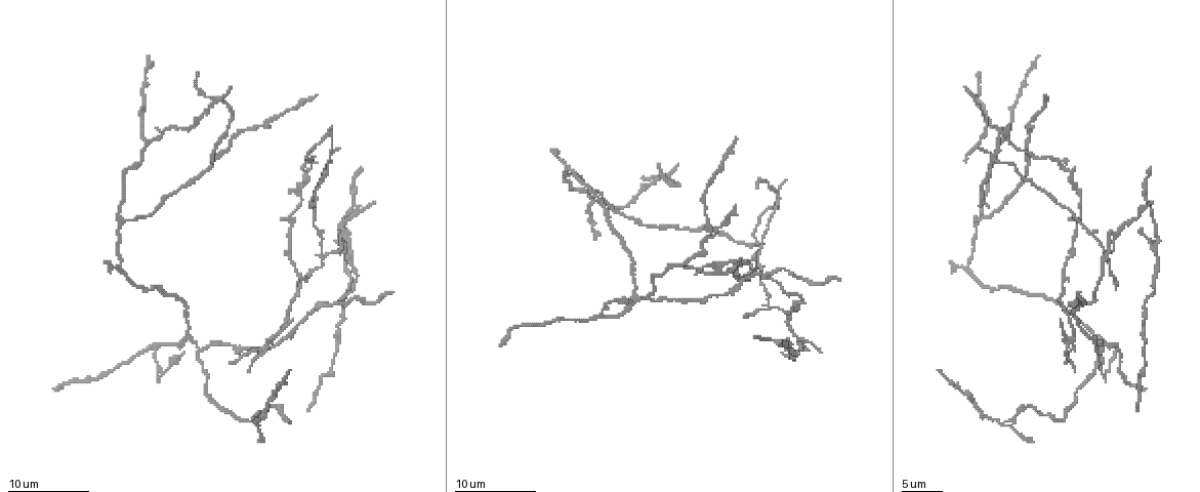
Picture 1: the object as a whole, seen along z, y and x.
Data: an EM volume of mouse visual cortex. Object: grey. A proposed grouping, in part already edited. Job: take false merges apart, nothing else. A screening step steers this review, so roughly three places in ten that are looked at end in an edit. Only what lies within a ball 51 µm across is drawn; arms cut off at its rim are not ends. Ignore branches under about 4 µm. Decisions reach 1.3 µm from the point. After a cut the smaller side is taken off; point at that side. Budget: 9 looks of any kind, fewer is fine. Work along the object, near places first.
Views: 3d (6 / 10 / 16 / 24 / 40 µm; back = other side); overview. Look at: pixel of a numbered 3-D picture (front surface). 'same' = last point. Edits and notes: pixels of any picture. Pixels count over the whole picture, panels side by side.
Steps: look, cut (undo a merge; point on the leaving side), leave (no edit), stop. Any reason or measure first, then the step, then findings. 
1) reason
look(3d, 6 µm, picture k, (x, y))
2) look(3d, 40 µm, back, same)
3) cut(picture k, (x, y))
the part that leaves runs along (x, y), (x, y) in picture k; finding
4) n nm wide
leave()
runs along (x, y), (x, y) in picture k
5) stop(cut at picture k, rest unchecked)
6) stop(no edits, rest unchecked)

arms part here
look(3d, 6 µm, picture 1, (147, 142))

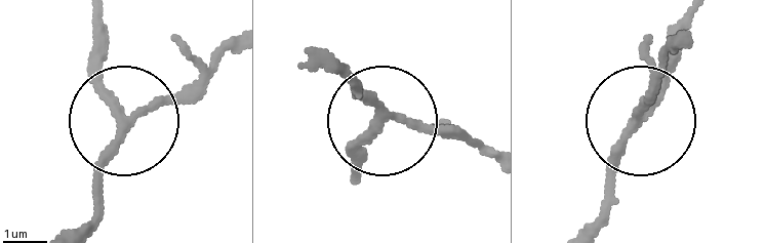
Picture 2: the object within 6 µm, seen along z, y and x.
190 nm wide
leave()
runs along (81, 227), (96, 161), (118, 127), (96, 32) in picture 2; continuous, no second neuron

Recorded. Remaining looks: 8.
arms part here
look(3d, 10 µm, picture 1, (634, 295))

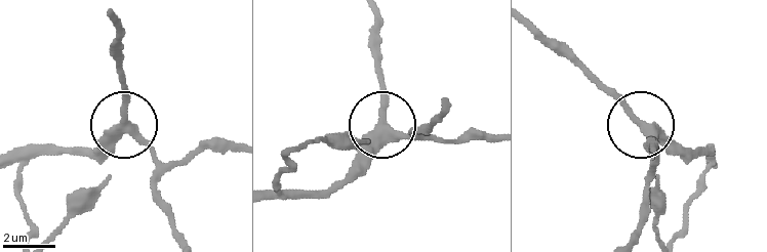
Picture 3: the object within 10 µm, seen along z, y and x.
side arm 21 µm
leave()
runs along (231, 153), (204, 145), (165, 162), (125, 126), (94, 157) in picture 3; all the same neuron

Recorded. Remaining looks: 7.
look(3d, 16 µm, picture 1, (154, 351))

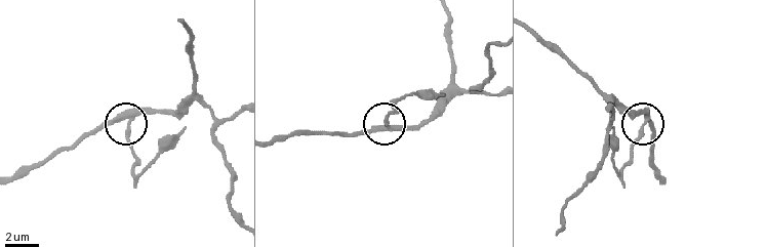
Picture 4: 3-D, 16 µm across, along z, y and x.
look(3d, 16 µm, back, picture 4, (642, 128))

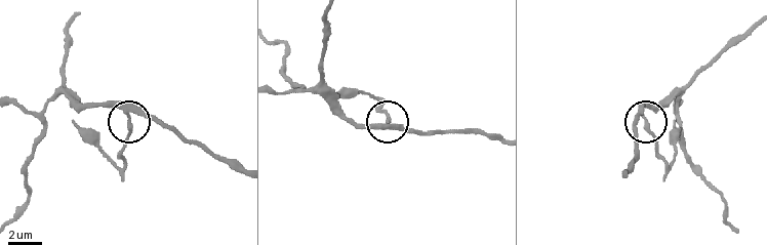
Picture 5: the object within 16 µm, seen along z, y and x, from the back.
side arm 8 µm
leave()
one neuron here

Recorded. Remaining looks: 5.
look(3d, 10 µm, picture 1, (775, 280))

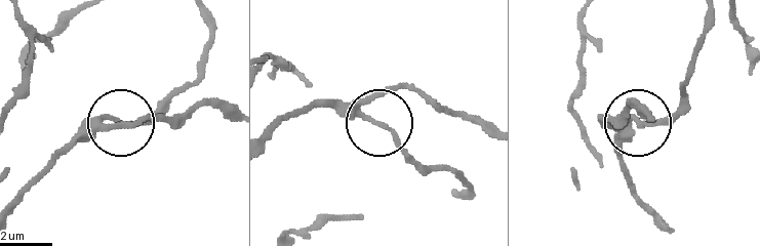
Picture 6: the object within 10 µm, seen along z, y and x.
look(3d, 10 µm, back, picture 6, (379, 121))

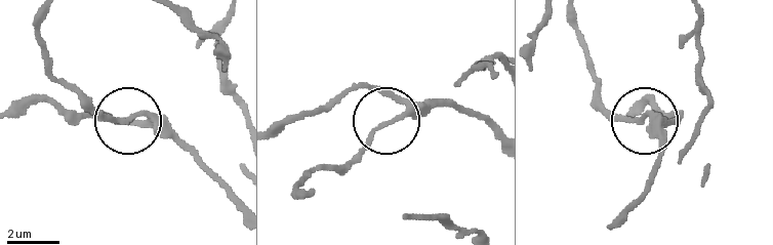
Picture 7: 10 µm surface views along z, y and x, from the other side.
leave()
runs along (392, 124), (451, 97) in picture 7; all the same neuron

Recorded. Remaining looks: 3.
stop(no edits, rest unchecked)

